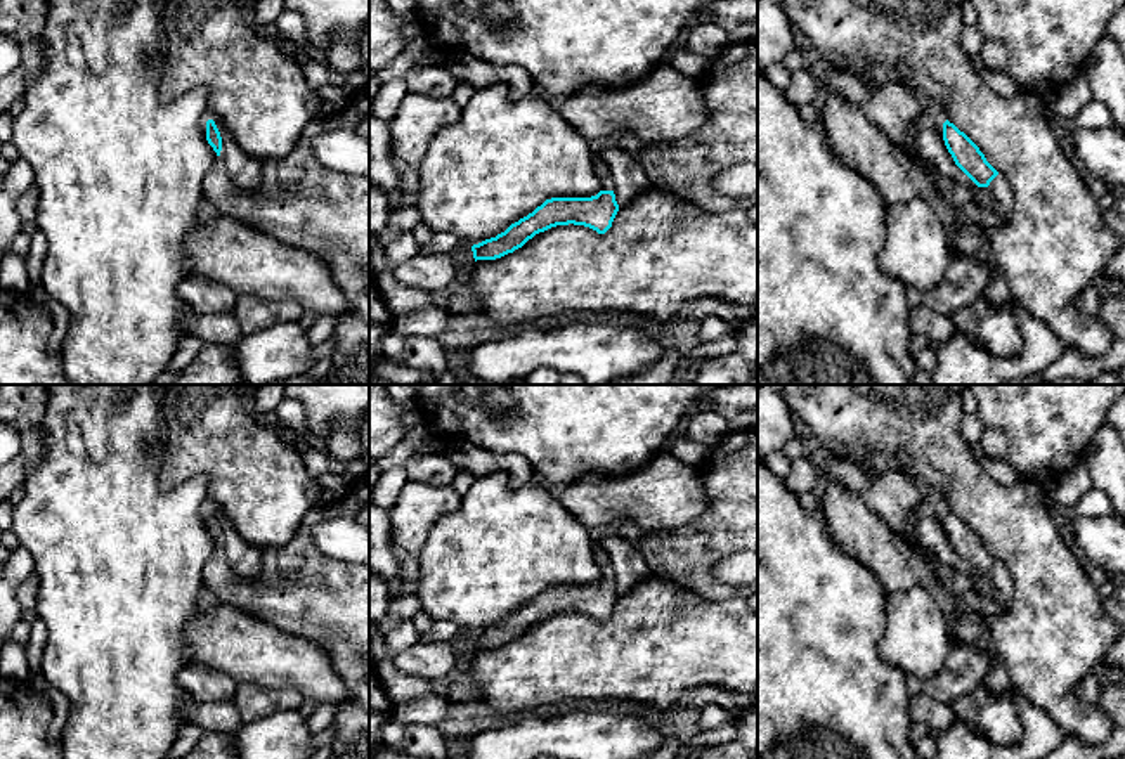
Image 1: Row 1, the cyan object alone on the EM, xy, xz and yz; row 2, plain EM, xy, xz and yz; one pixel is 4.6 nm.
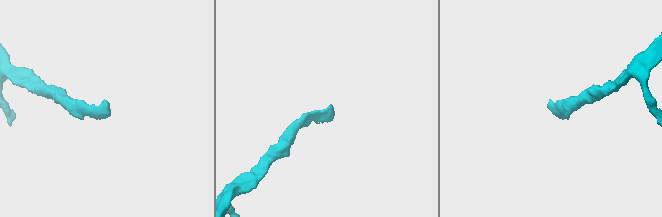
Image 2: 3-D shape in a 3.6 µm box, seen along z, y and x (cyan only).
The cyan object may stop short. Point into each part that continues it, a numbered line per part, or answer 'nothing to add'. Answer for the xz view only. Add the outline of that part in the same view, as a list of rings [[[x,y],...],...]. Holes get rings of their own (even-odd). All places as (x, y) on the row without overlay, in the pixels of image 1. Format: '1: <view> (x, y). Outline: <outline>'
1: xz (602, 558). Outline: [[[596,549],[596,563],[602,570],[602,579],[612,579],[610,558],[603,549]]]

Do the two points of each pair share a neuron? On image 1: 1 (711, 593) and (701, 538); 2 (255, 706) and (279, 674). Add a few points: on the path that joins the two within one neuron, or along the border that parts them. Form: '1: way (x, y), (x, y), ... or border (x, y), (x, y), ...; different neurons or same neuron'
1: way (701, 579), (701, 551); same neuron
2: border (240, 683), (295, 688), (304, 697); different neurons

